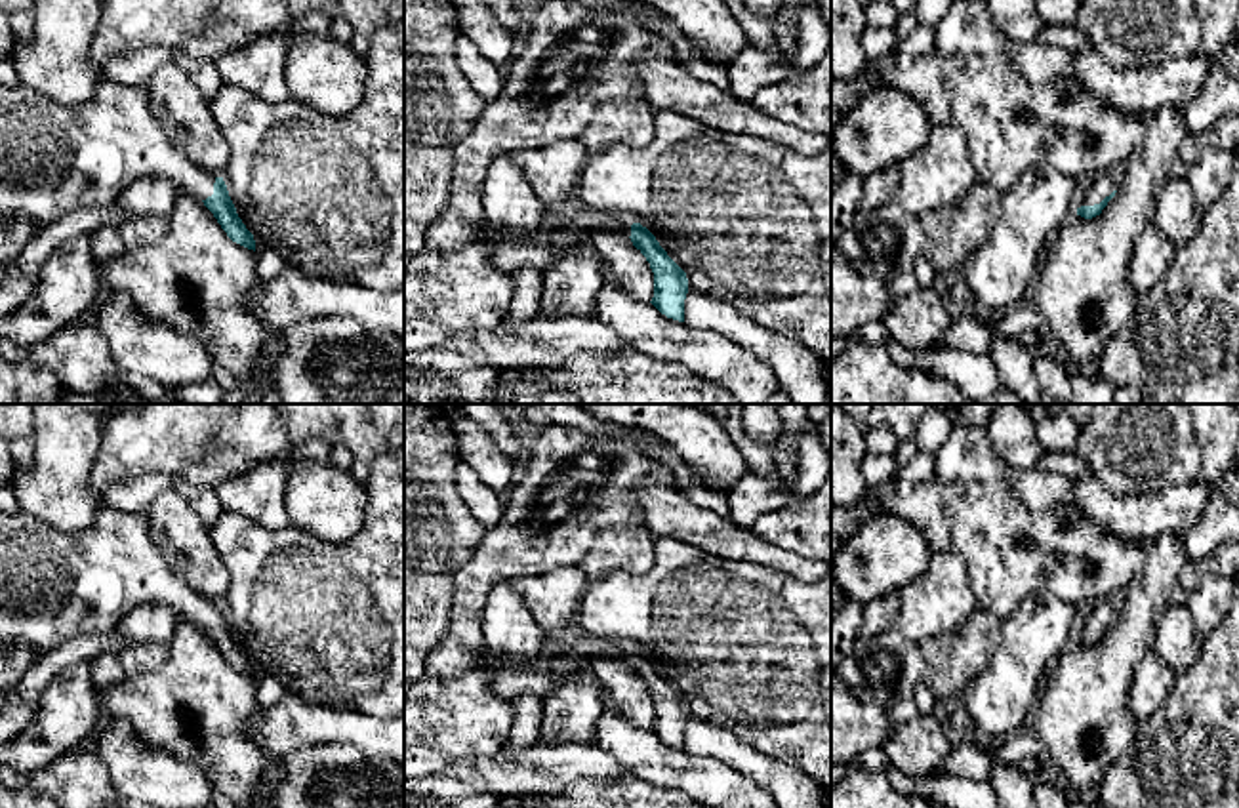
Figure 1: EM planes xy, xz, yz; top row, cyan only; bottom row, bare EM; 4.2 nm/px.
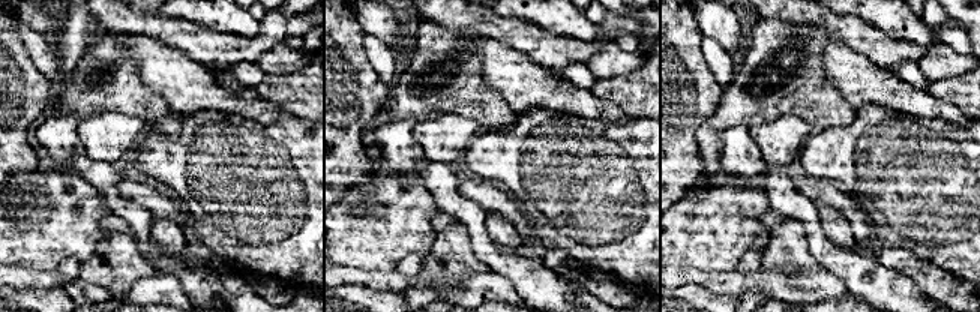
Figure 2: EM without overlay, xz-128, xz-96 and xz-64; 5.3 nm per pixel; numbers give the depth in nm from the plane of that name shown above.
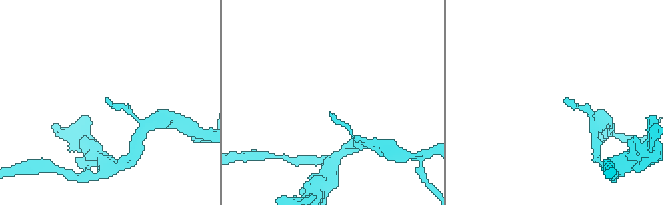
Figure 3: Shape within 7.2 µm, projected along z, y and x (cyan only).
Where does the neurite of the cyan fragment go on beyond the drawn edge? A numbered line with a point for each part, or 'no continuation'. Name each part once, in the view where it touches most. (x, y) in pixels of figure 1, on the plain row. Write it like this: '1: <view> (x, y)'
1: yz (1104, 610)

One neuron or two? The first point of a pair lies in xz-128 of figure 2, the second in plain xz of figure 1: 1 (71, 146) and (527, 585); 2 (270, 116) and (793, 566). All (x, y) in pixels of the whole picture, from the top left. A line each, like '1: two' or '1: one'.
1: two
2: one

